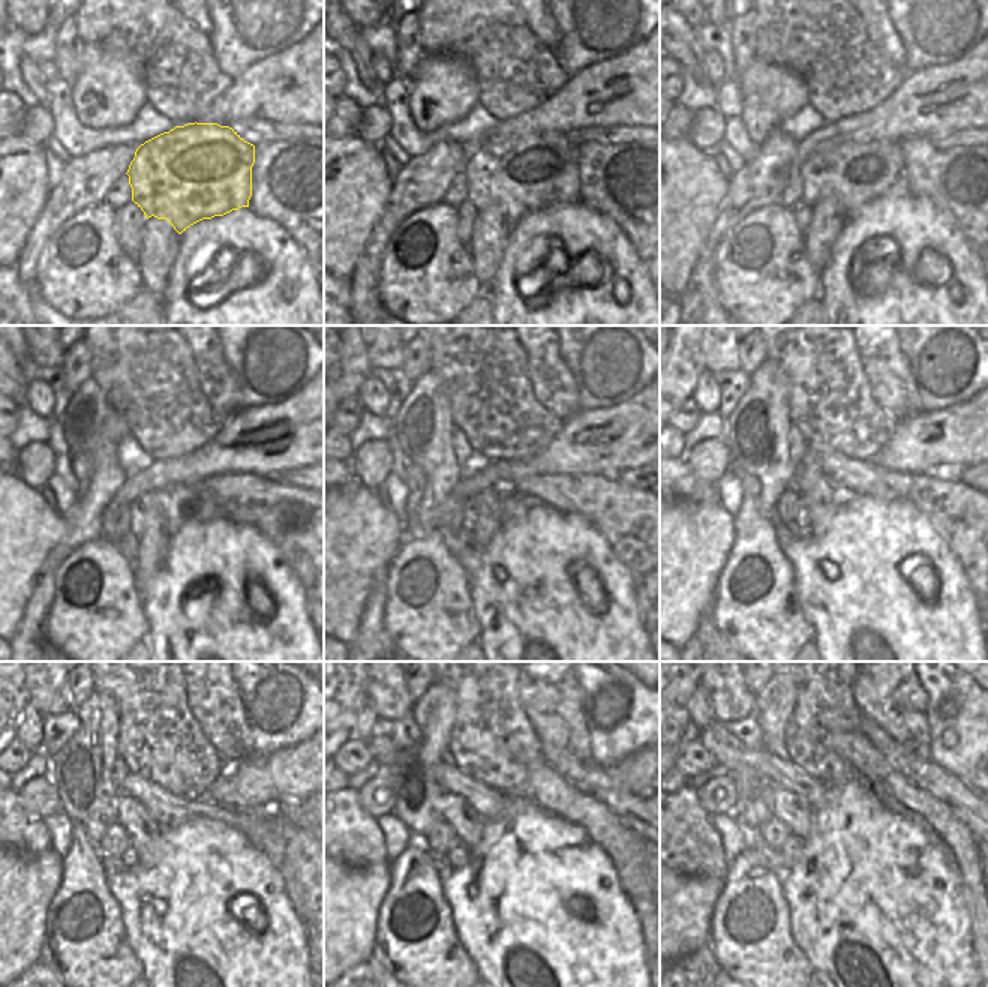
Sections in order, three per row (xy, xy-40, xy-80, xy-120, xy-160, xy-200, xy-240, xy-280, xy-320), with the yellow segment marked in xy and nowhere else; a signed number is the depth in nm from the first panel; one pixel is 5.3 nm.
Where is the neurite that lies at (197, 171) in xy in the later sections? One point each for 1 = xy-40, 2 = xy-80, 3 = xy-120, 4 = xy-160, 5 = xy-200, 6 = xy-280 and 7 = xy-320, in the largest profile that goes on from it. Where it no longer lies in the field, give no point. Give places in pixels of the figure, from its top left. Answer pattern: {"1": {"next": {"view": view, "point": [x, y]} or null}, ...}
{"1": {"next": {"view": "xy-40", "point": [525, 173]}}, "2": {"next": {"view": "xy-80", "point": [852, 173]}}, "3": {"next": {"view": "xy-120", "point": [174, 506]}}, "4": {"next": {"view": "xy-160", "point": [517, 504]}}, "5": {"next": {"view": "xy-200", "point": [802, 521]}}, "6": {"next": {"view": "xy-280", "point": [459, 855]}}, "7": {"next": {"view": "xy-320", "point": [793, 846]}}}

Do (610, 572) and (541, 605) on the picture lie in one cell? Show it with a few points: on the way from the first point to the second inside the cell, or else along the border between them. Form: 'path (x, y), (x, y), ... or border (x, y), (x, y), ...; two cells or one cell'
path (588, 549), (576, 549), (546, 582); one cell

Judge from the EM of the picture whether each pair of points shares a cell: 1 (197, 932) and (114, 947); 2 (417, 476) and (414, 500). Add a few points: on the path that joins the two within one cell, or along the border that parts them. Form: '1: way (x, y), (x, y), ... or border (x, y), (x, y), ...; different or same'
1: border (120, 909), (125, 936), (144, 971); different
2: way (416, 482), (414, 494); same

